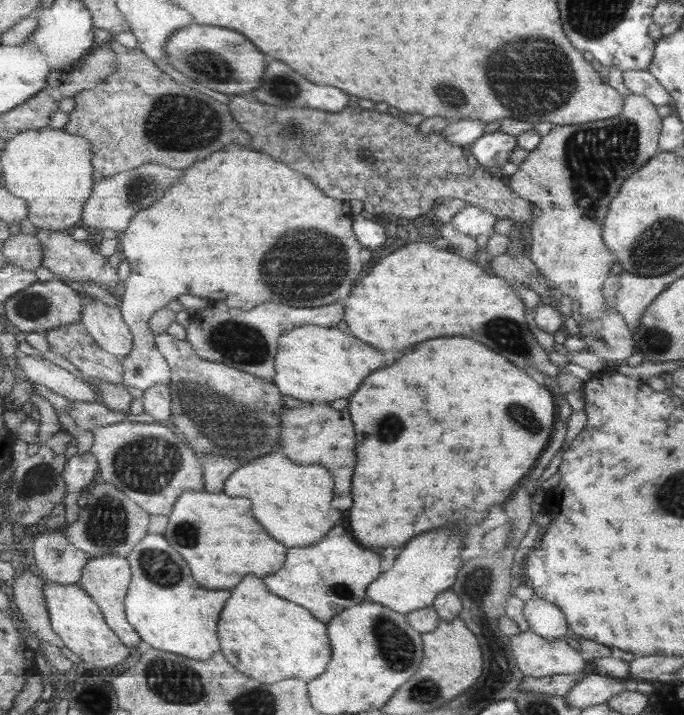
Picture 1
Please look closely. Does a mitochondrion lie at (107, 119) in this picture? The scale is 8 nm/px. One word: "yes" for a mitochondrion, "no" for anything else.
no

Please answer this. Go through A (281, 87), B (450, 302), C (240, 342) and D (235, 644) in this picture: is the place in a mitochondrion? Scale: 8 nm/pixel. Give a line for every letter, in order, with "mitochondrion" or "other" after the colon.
A: mitochondrion
B: other
C: mitochondrion
D: other

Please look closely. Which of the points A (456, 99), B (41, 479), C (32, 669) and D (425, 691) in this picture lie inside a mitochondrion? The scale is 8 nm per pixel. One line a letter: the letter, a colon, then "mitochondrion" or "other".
A: mitochondrion
B: mitochondrion
C: other
D: mitochondrion

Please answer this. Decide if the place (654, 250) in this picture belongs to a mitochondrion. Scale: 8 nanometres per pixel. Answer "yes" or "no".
yes

